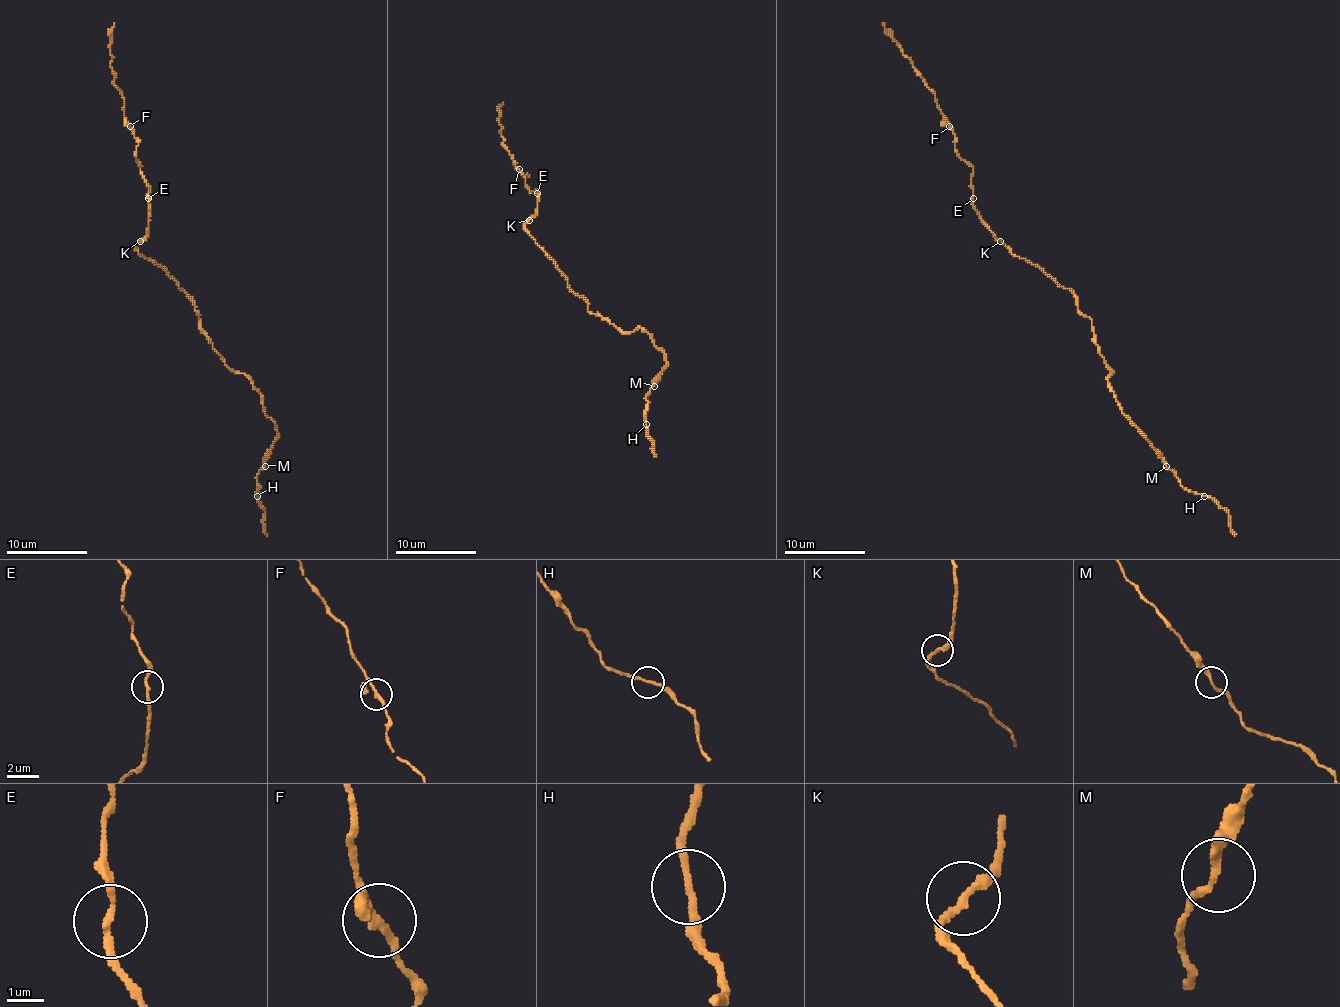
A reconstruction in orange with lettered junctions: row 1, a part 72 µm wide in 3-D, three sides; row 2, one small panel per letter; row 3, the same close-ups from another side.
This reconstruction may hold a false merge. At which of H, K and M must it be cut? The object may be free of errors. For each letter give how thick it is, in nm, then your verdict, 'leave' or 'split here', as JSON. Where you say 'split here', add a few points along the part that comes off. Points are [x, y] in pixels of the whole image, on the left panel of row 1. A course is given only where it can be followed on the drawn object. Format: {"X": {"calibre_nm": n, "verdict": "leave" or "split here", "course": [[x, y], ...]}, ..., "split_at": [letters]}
{"H": {"calibre_nm": 190, "verdict": "leave"}, "K": {"calibre_nm": 200, "verdict": "leave"}, "M": {"calibre_nm": 180, "verdict": "leave"}, "split_at": []}

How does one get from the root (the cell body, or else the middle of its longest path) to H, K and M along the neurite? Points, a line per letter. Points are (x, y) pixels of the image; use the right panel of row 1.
H: (1064, 287), (1092, 321), (1120, 409), (1178, 482), (1204, 496)
K: (1064, 287), (1035, 264), (1015, 256), (999, 240)
M: (1064, 287), (1076, 295), (1078, 309), (1092, 321), (1094, 341), (1112, 371), (1108, 385), (1120, 409), (1166, 466)

